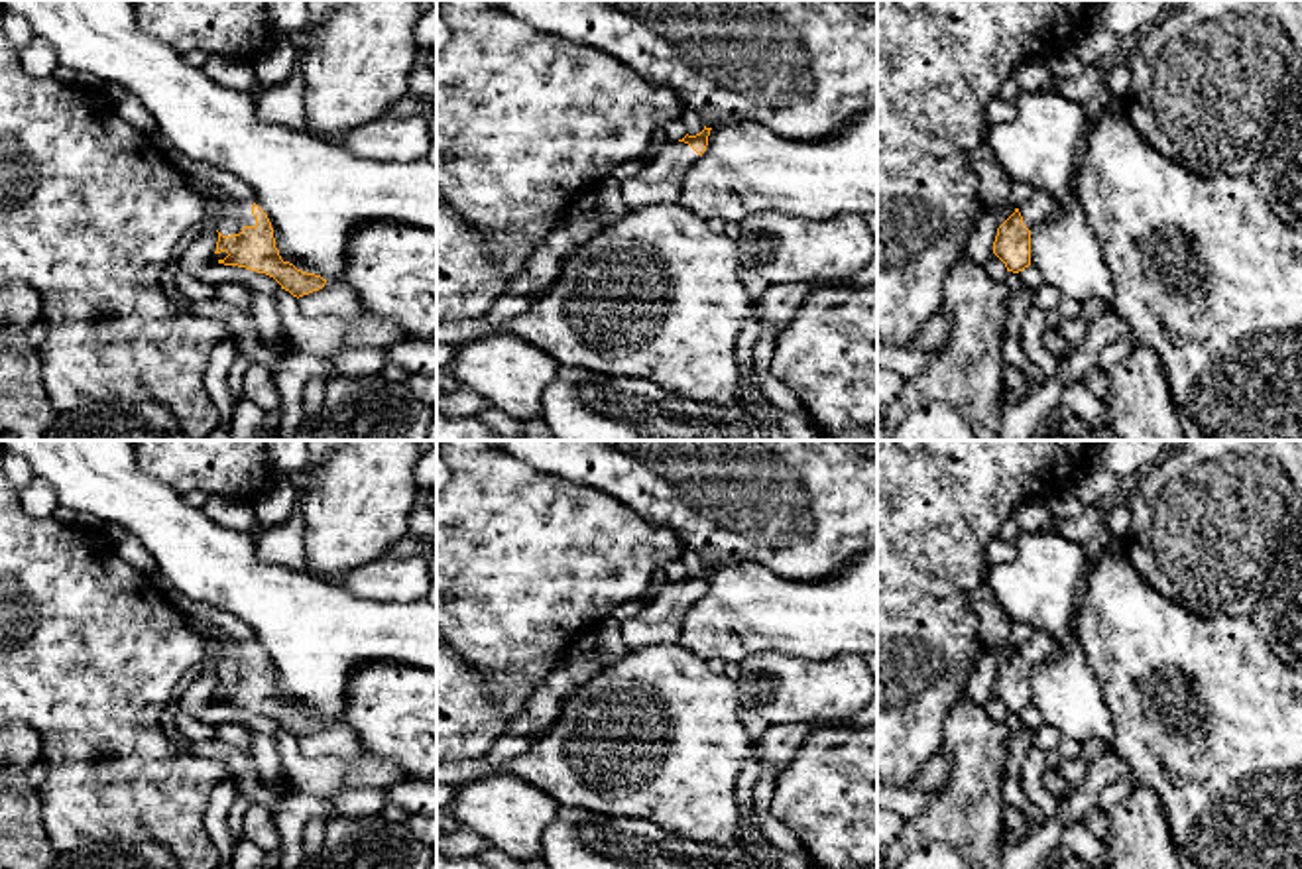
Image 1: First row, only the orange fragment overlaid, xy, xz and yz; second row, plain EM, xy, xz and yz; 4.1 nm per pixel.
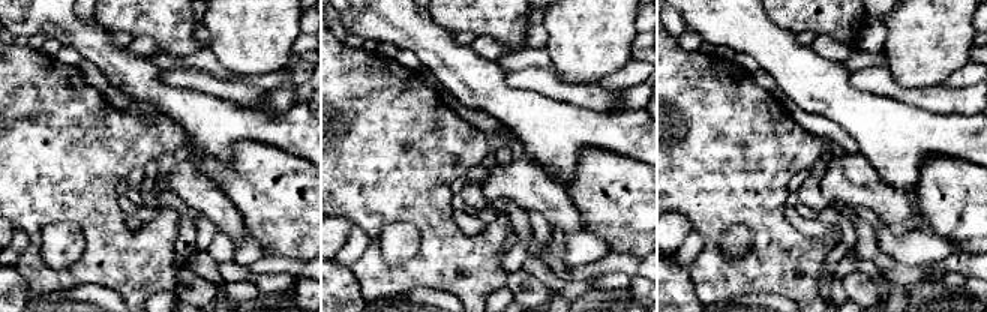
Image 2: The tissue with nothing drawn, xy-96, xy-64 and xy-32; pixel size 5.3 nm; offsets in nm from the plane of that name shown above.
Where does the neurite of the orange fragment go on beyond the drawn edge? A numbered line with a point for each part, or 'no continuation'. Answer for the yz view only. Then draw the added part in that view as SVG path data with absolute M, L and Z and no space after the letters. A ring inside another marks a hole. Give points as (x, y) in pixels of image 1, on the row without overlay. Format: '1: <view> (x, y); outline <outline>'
1: yz (1039, 647); outline M1033 631L1033 635L1017 649L1023 657L1023 665L1033 670L1038 663L1046 661L1056 651L1056 643L1046 633Z

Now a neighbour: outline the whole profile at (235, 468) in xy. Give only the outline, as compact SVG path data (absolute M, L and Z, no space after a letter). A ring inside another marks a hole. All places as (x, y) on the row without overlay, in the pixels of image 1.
M138 440L134 444L138 466L151 478L187 493L203 490L208 495L254 499L267 484L267 440Z

